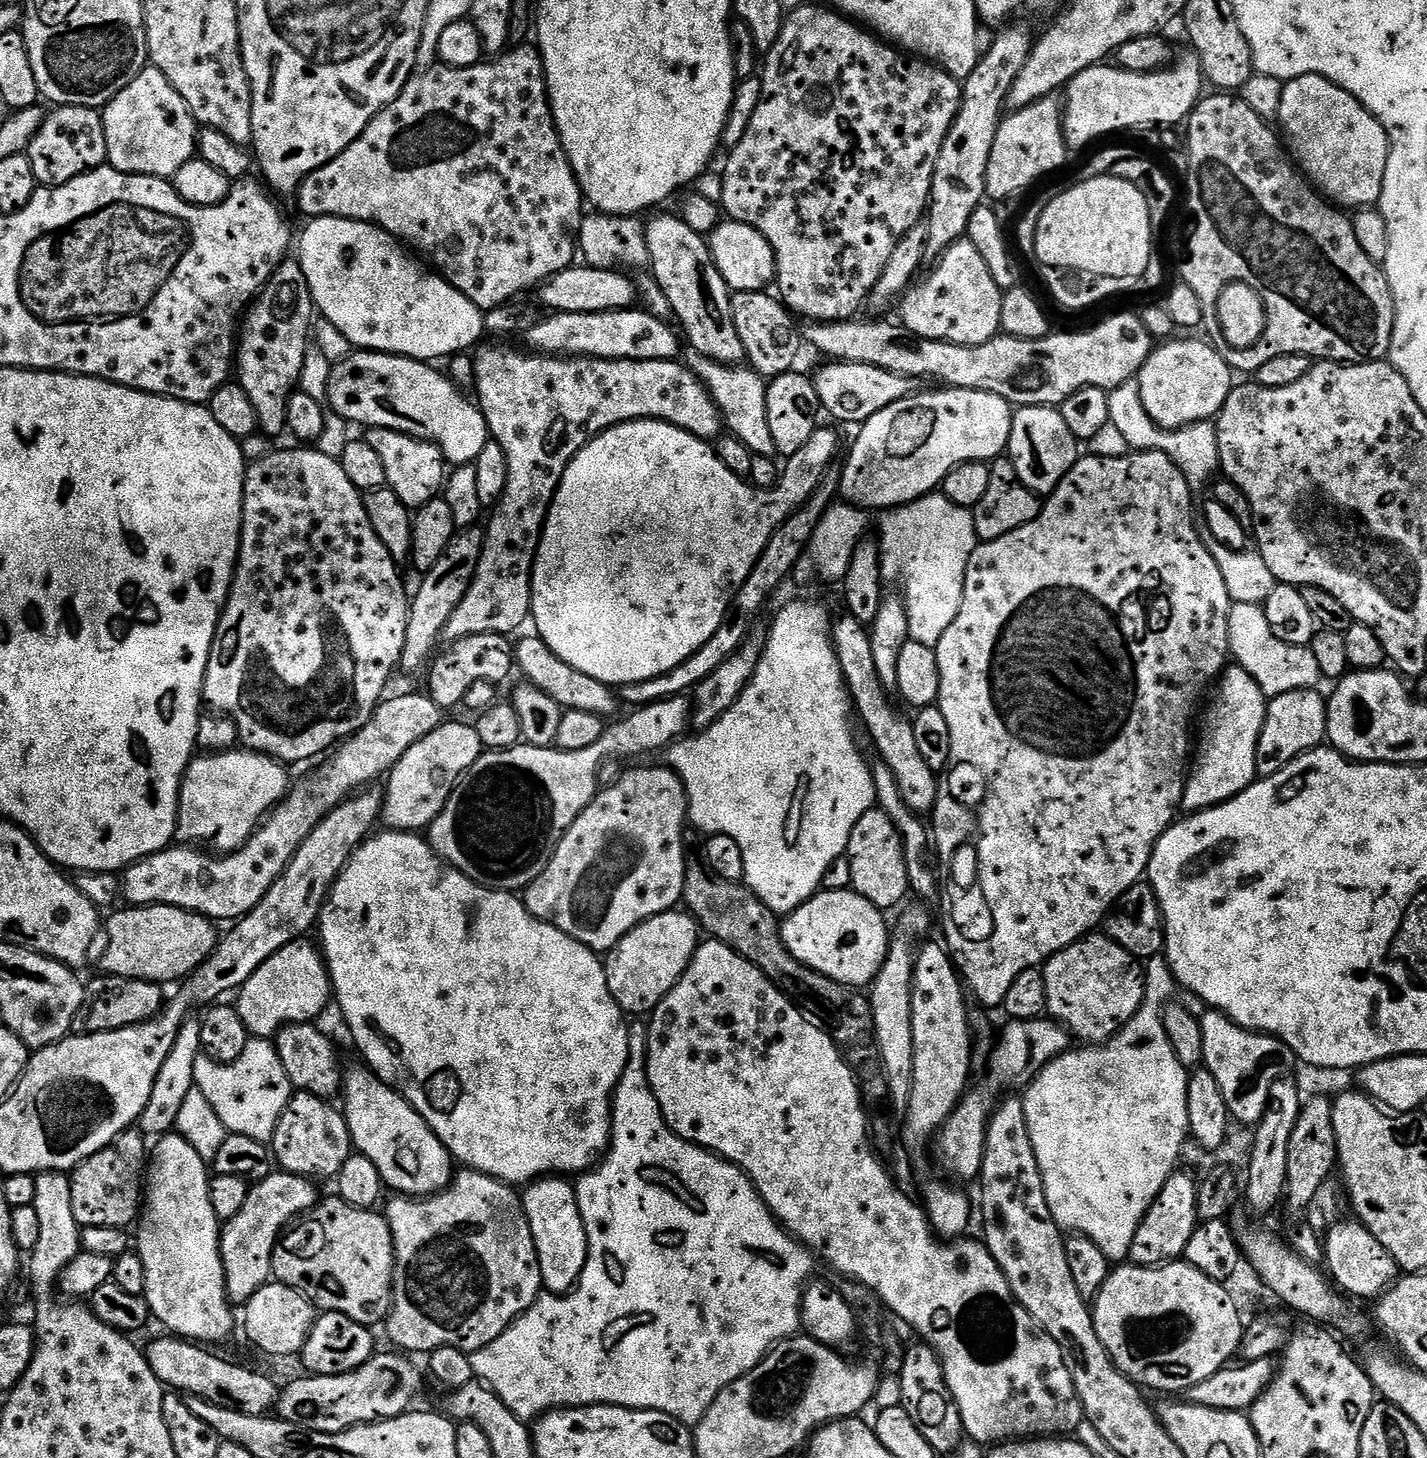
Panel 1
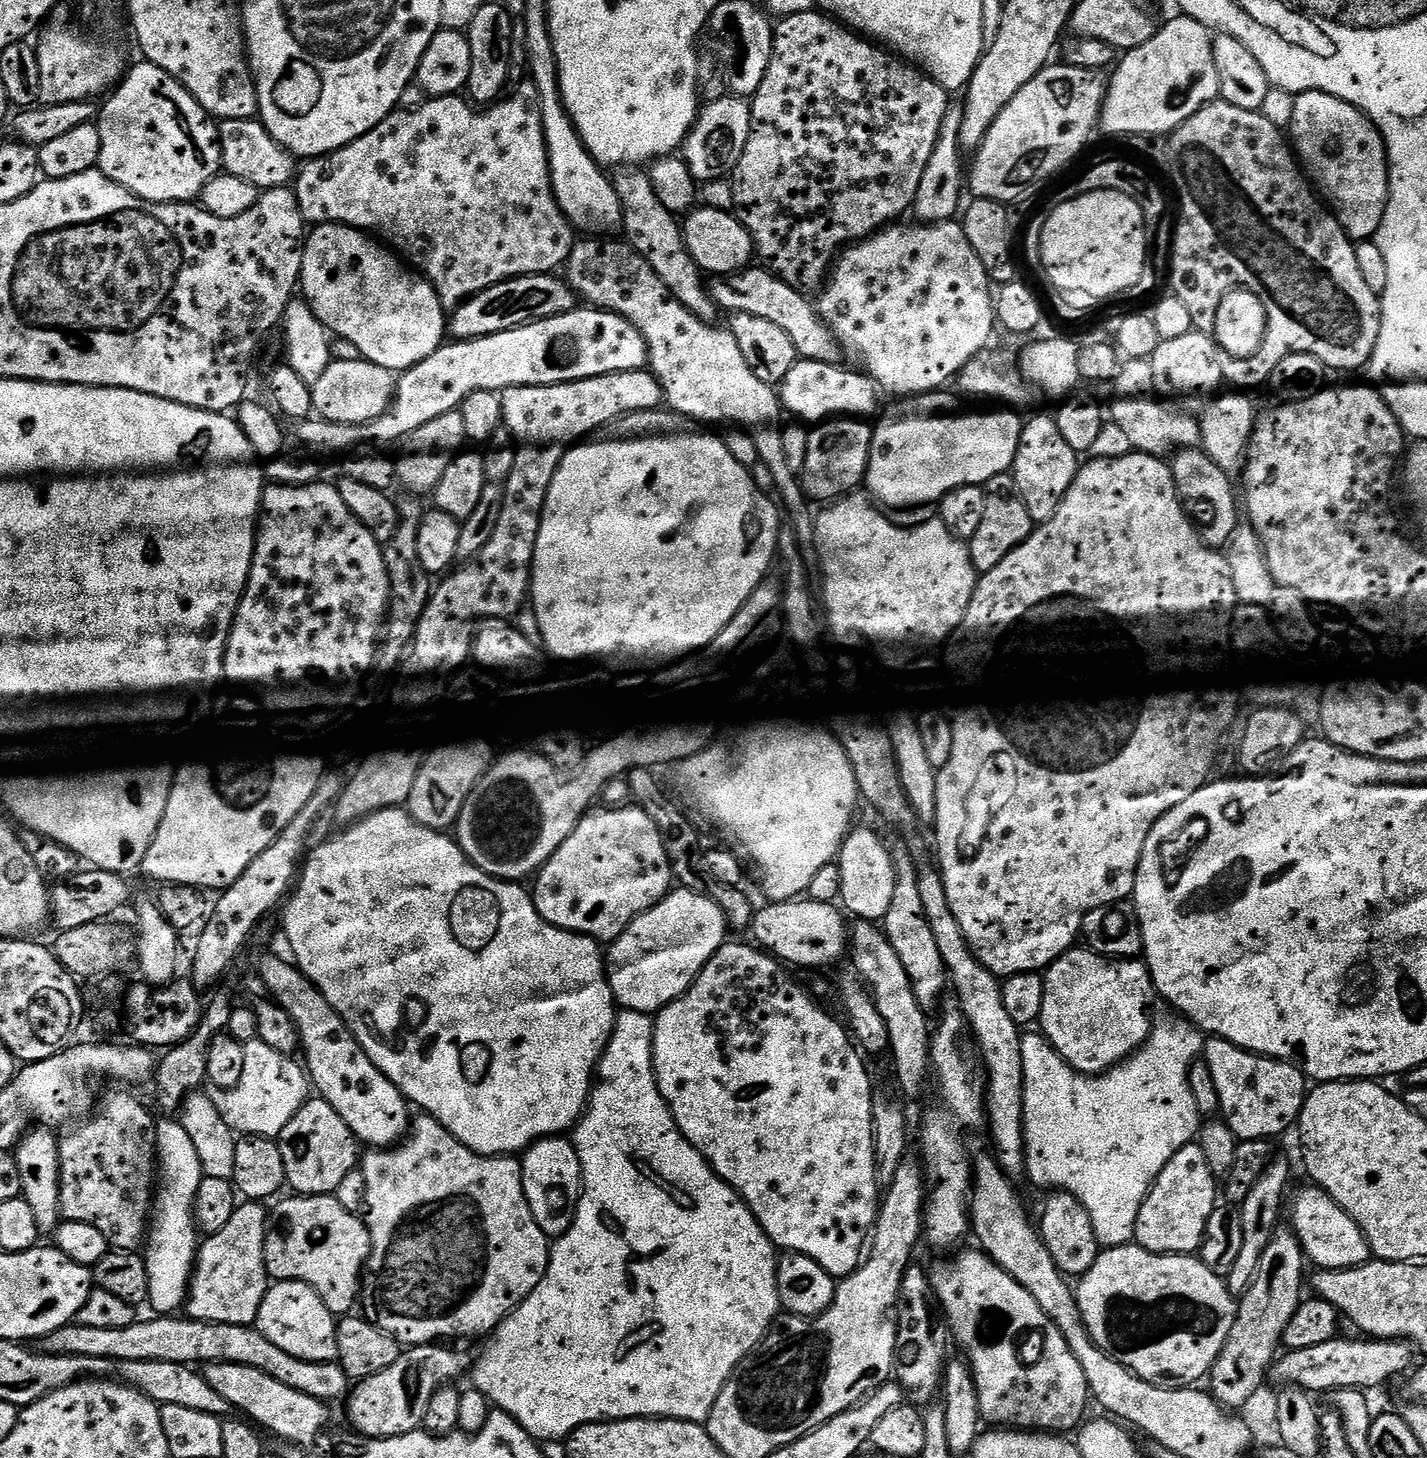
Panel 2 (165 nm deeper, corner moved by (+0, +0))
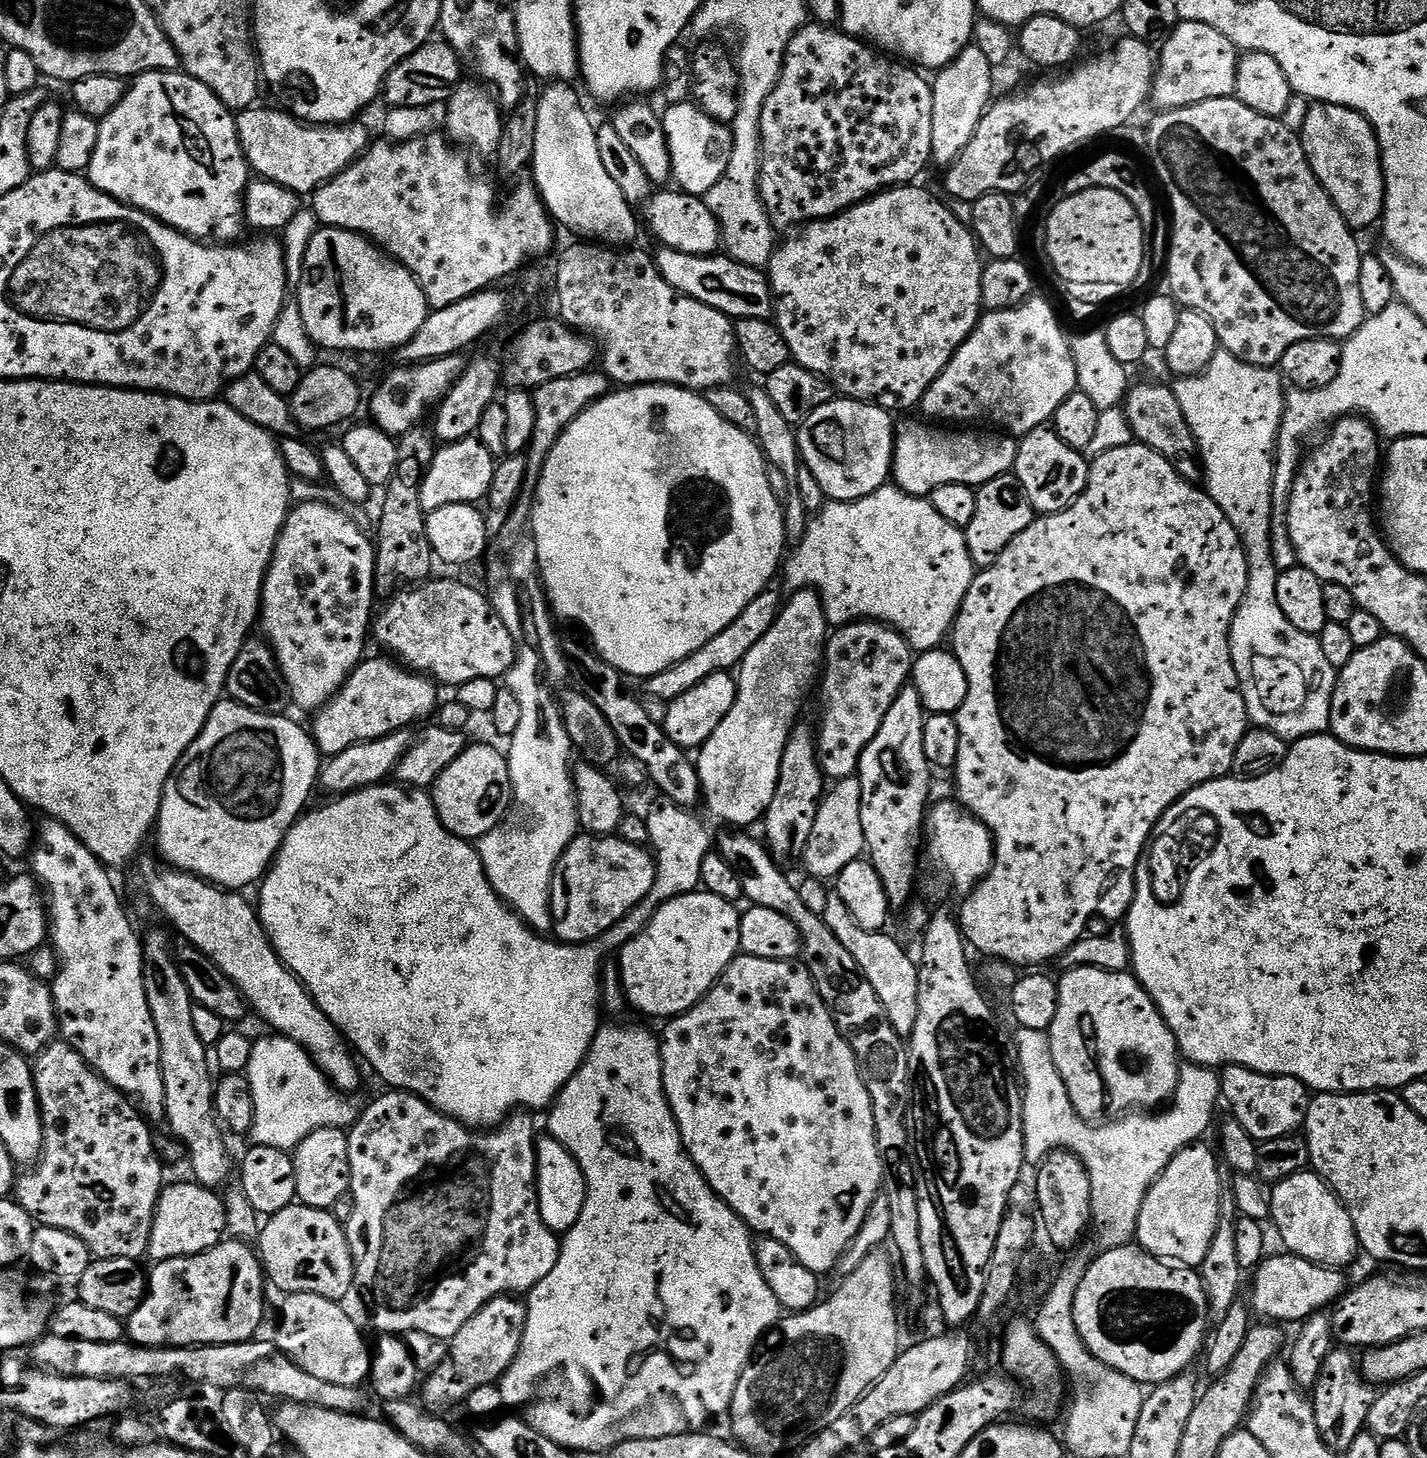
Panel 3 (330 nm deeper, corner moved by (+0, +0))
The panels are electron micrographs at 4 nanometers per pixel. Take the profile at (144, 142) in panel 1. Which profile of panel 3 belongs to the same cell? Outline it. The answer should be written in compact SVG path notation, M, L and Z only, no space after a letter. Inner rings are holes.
M173 70L170 72L144 72L141 76L135 77L128 85L128 93L110 110L110 114L99 121L98 146L94 146L94 158L90 158L90 166L86 173L89 184L92 184L97 192L106 194L114 198L120 204L128 204L132 208L137 208L143 212L149 212L155 220L160 220L168 224L171 228L176 228L192 237L193 240L205 242L236 242L240 236L240 231L245 231L246 221L244 219L244 191L248 189L250 183L250 169L248 160L244 157L244 151L238 138L236 129L236 117L232 109L226 107L202 82L198 82L193 76L189 76L183 70Z

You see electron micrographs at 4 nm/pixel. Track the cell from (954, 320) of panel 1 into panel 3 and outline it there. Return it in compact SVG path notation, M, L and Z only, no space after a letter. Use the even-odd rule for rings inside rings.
M901 186L877 192L861 204L855 204L827 220L813 220L801 227L793 240L788 240L773 251L766 269L768 285L772 288L772 311L776 329L786 338L789 357L815 376L828 381L841 397L868 401L898 414L903 408L915 409L930 386L946 370L954 354L970 338L982 315L982 249L973 236L971 227L964 224L936 196L920 186Z

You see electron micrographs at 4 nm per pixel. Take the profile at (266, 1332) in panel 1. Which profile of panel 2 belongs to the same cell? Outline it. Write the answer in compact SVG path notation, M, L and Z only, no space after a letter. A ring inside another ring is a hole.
M277 1280L262 1298L262 1306L256 1315L254 1327L263 1336L270 1338L270 1342L274 1342L274 1346L286 1350L286 1354L294 1354L294 1358L302 1358L306 1362L333 1362L336 1360L336 1351L338 1350L337 1323L337 1317L326 1306L326 1302L322 1302L322 1298L309 1284L301 1280Z

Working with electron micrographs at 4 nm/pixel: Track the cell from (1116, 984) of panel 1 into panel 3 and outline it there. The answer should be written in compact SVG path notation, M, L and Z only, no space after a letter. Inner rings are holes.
M1085 966L1083 968L1068 968L1065 973L1065 976L1059 977L1058 980L1058 1014L1054 1014L1054 1022L1047 1033L1054 1066L1058 1066L1058 1074L1066 1086L1074 1110L1086 1121L1104 1122L1117 1114L1127 1113L1129 1110L1156 1110L1167 1105L1176 1094L1176 1087L1180 1081L1182 1057L1176 1047L1174 1034L1169 1030L1163 1014L1157 1010L1156 1003L1150 998L1148 991L1141 986L1140 981L1131 971L1107 972L1101 968Z

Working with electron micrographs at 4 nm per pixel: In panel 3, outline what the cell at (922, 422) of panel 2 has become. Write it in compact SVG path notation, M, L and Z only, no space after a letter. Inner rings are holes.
M906 420L895 429L892 478L897 487L912 496L926 498L938 486L950 484L977 488L1015 469L1019 443L1013 437L996 432L984 434L982 430L960 430L954 434L924 424Z

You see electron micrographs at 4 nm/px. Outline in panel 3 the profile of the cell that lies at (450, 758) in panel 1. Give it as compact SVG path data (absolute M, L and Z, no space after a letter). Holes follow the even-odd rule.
M469 743L464 752L458 754L458 758L454 758L454 762L450 762L450 766L446 766L446 770L442 770L442 774L430 789L430 795L442 826L446 826L446 830L450 830L450 834L454 834L459 840L478 842L486 834L497 831L503 825L500 823L503 822L508 807L513 807L514 797L507 755L501 749L499 752L498 749L491 748L488 744Z

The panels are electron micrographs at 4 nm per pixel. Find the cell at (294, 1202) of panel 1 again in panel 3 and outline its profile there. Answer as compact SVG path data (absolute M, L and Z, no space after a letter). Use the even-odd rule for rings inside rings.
M228 1238L218 1246L214 1246L197 1256L183 1256L173 1260L159 1261L155 1265L156 1269L147 1273L148 1291L144 1294L143 1302L138 1306L138 1310L134 1310L134 1314L129 1316L126 1321L127 1339L133 1344L141 1344L147 1348L196 1348L199 1344L237 1344L238 1342L246 1342L253 1339L259 1333L256 1331L259 1330L260 1323L264 1320L264 1284L266 1288L266 1277L259 1255L253 1249L251 1252L244 1244L247 1243L243 1239Z

